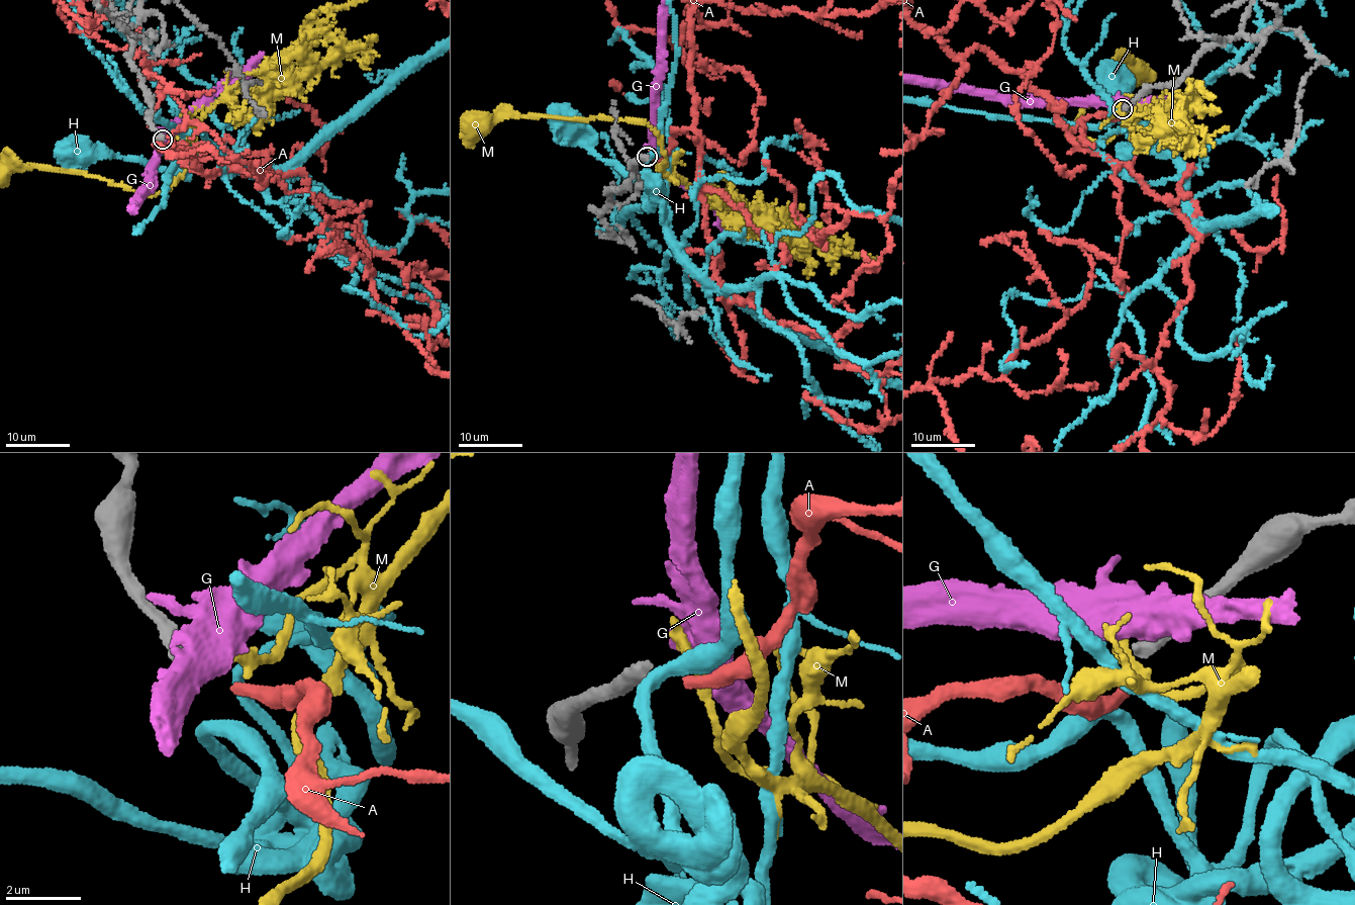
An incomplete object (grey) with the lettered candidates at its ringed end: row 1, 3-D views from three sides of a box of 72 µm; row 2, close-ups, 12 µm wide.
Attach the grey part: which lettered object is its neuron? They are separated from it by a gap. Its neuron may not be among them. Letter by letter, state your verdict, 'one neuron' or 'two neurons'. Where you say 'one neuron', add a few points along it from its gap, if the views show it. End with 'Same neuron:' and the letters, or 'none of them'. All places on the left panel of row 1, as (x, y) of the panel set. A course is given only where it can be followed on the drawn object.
A: one neuron
G: two neurons
H: two neurons
M: two neurons
Same neuron: A

